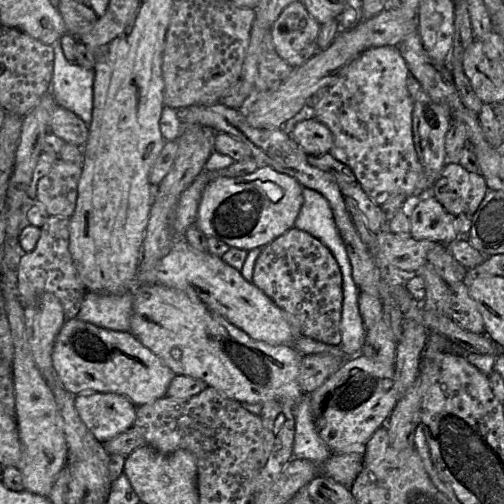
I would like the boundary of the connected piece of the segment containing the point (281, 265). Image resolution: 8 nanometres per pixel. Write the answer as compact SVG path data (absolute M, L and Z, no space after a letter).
M293 226L263 248L254 266L252 283L300 322L303 337L340 345L342 273L331 251L320 240Z

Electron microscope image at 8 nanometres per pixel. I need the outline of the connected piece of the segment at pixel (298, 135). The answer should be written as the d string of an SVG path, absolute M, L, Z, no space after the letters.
M315 118L298 122L290 135L307 155L321 156L329 153L333 145L333 134Z

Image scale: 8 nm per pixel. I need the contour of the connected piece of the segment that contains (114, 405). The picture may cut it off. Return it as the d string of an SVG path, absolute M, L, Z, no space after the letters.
M81 393L74 397L74 405L85 426L102 444L134 426L137 406L120 394Z

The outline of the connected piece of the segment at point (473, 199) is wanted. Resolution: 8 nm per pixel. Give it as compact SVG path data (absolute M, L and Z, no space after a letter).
M447 162L431 188L431 194L454 215L473 215L487 191L480 172L470 172L457 162Z

